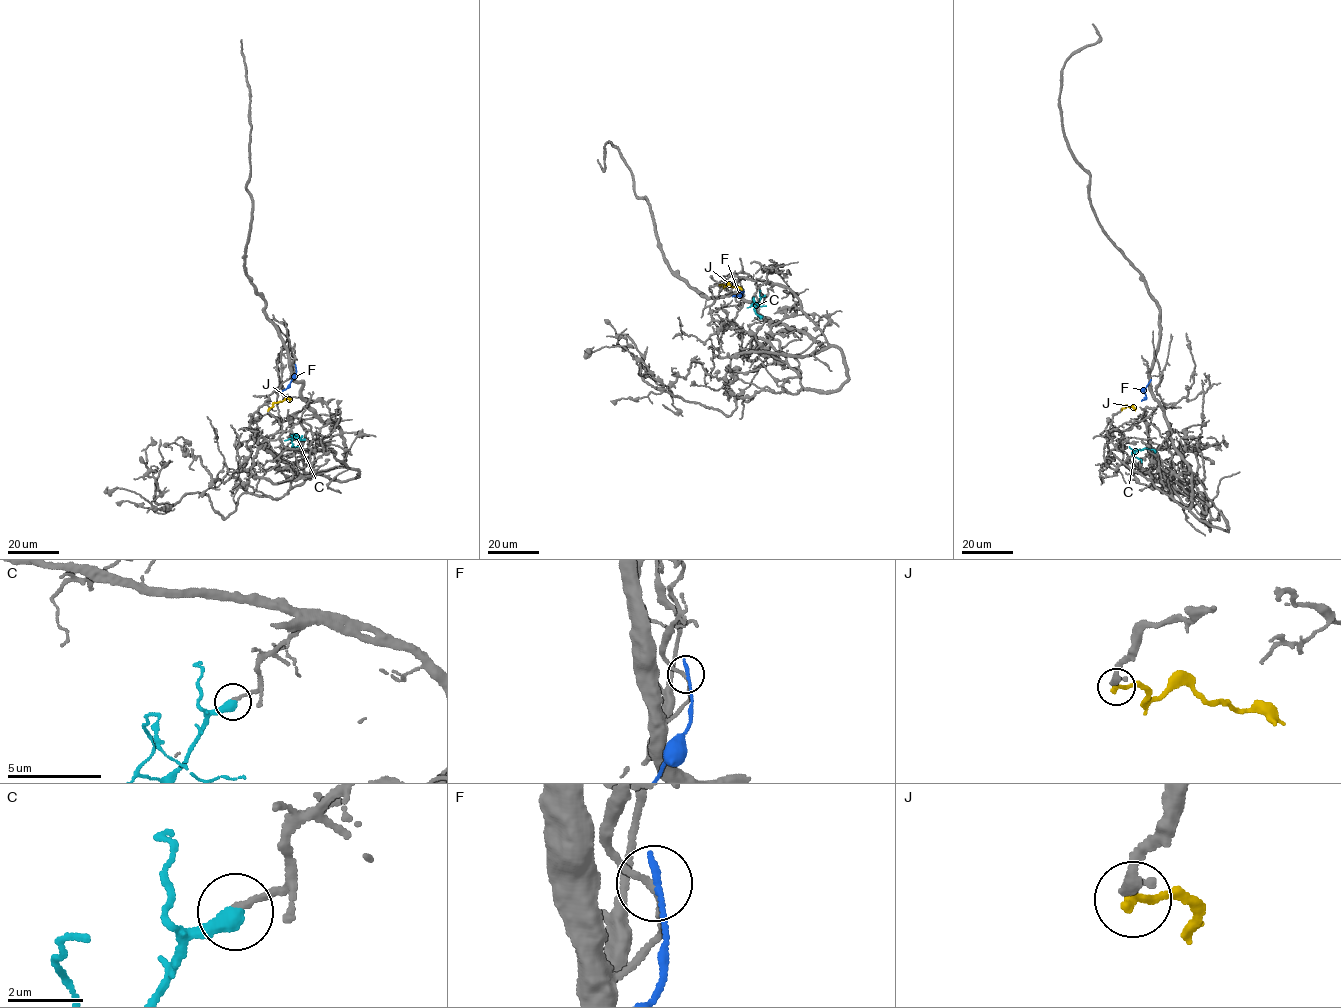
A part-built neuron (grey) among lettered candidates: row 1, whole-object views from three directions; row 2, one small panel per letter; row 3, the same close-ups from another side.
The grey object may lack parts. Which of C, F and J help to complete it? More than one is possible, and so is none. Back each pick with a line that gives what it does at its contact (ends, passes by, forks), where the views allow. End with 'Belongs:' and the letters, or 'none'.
C: it ends
Belongs: C

